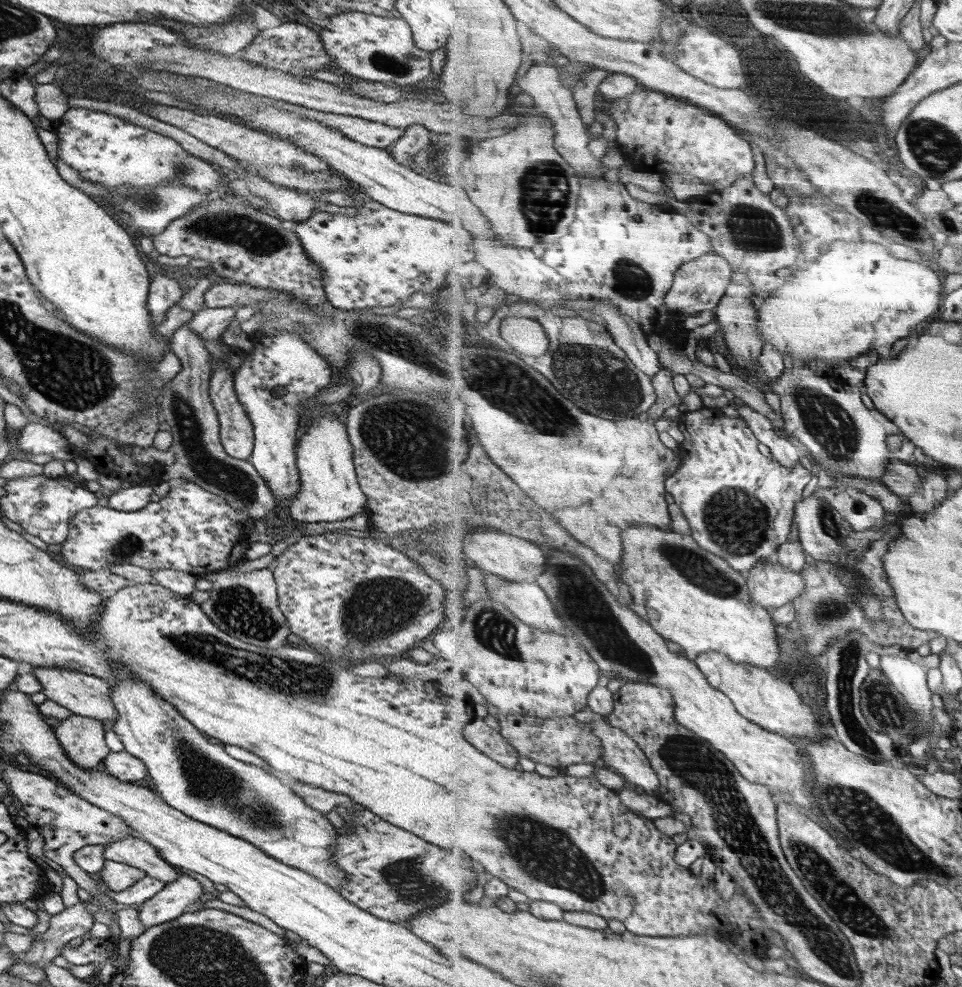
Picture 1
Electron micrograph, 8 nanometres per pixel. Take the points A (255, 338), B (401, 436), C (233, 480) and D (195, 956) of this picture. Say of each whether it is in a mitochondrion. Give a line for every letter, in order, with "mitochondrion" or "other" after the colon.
A: other
B: mitochondrion
C: mitochondrion
D: mitochondrion

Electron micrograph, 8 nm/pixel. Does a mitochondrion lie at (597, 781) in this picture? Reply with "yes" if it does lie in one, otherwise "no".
no

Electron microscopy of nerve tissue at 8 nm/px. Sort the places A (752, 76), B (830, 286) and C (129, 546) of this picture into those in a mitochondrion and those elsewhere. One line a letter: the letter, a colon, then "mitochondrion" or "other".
A: other
B: other
C: mitochondrion

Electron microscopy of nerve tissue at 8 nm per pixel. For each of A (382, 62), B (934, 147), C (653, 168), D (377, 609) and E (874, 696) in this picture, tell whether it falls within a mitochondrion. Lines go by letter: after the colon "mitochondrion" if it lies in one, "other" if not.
A: mitochondrion
B: mitochondrion
C: other
D: mitochondrion
E: mitochondrion

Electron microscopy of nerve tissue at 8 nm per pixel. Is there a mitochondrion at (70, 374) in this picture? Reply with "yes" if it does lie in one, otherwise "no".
yes

